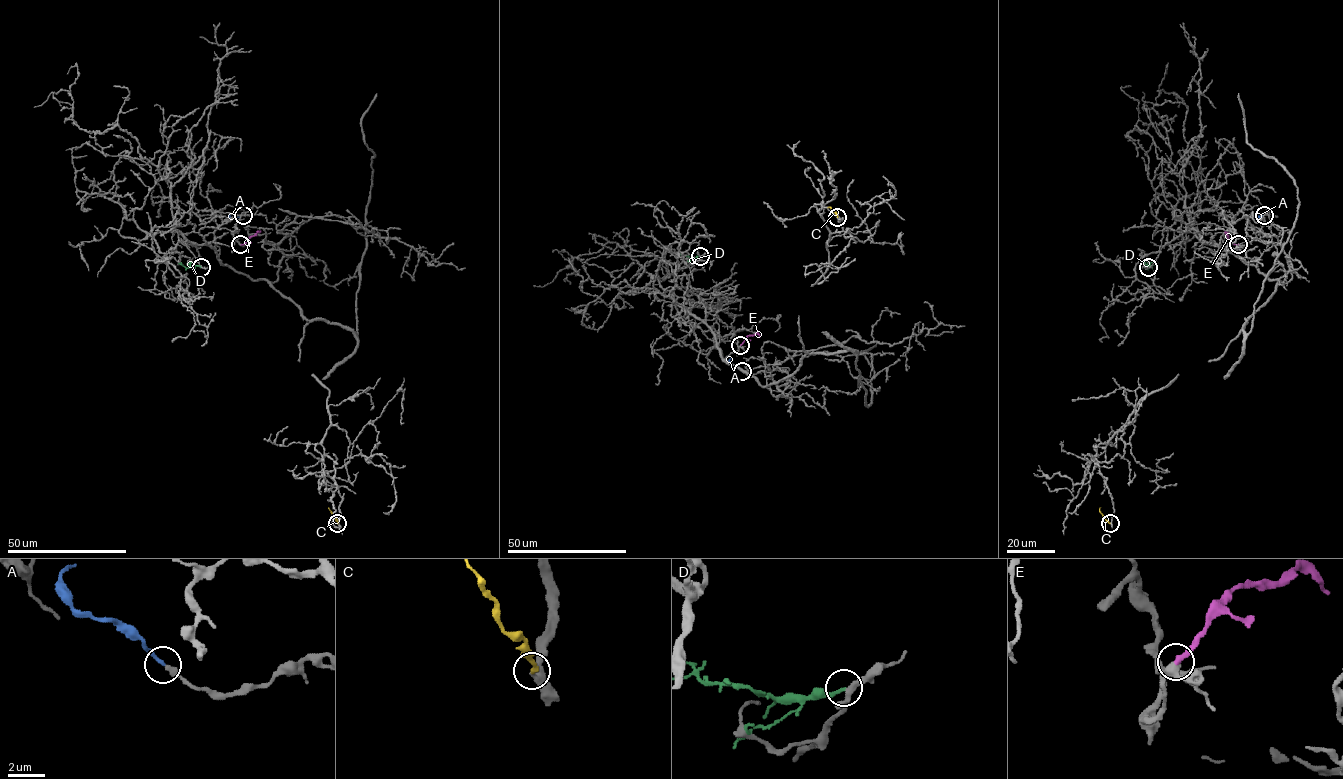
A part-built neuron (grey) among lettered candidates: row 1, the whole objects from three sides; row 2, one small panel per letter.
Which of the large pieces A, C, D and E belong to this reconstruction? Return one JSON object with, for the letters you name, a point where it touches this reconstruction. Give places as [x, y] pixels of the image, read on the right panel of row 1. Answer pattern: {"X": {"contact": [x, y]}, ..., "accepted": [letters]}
{"A": {"contact": [1264, 215]}, "C": {"contact": [1110, 523]}, "E": {"contact": [1238, 244]}, "accepted": ["A", "C", "E"]}

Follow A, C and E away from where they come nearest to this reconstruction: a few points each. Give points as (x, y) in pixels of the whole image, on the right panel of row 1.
A: (1264, 214), (1255, 217), (1251, 213)
C: (1110, 523), (1103, 517), (1100, 507)
E: (1238, 244), (1228, 239), (1226, 232), (1229, 231)

